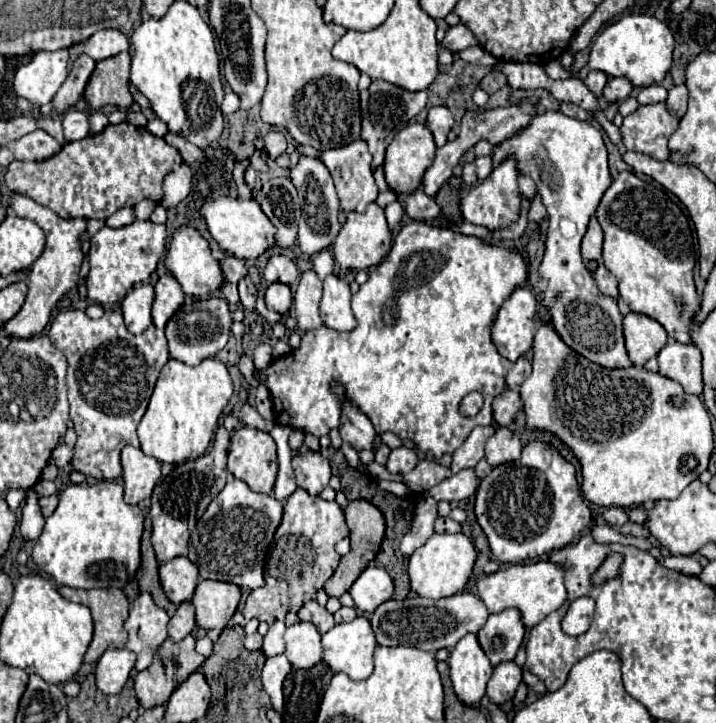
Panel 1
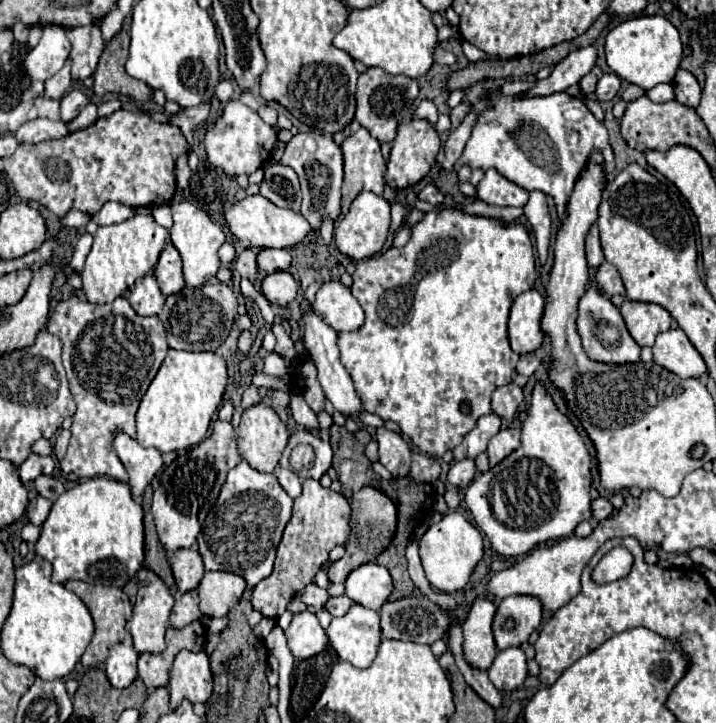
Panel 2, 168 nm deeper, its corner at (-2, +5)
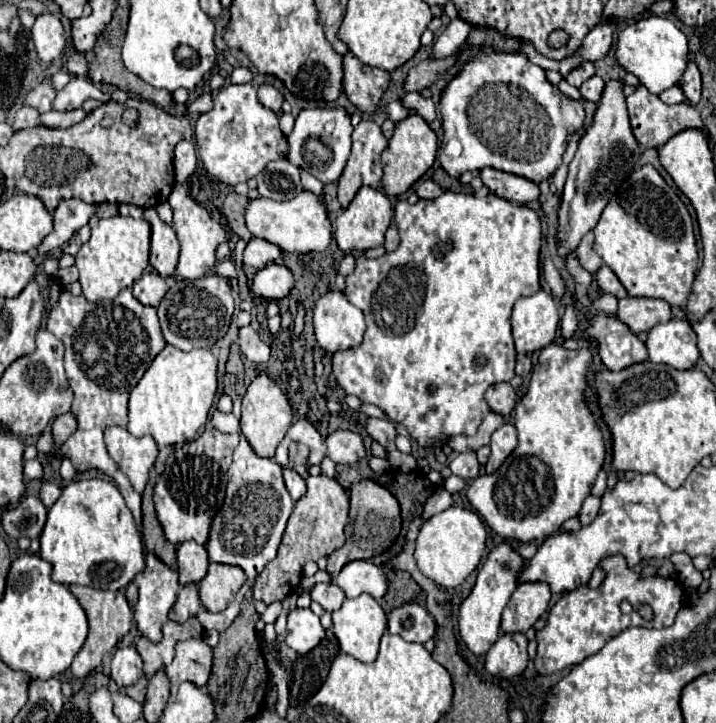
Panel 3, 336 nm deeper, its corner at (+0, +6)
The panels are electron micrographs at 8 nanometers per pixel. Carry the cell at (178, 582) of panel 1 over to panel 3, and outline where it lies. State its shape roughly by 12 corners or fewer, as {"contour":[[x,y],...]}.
{"contour":[[185,541],[177,549],[179,583],[207,575],[205,545]]}

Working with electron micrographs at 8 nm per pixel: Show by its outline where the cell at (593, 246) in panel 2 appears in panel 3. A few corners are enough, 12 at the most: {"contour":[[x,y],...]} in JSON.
{"contour":[[589,231],[579,247],[577,259],[589,273],[603,265],[593,251],[593,233]]}

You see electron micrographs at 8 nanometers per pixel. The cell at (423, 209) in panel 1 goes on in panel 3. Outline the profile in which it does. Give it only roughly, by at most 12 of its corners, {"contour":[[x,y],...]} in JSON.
{"contour":[[431,179],[419,181],[415,193],[421,199],[435,199],[443,193]]}

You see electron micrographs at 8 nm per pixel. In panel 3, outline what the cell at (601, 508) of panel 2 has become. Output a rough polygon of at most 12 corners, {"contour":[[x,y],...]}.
{"contour":[[595,495],[583,501],[579,517],[581,525],[597,517],[601,499]]}

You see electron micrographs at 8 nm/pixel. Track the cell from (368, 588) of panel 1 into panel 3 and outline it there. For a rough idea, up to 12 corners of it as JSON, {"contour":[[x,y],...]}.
{"contour":[[371,561],[347,563],[333,581],[351,597],[377,601],[387,593],[385,573]]}

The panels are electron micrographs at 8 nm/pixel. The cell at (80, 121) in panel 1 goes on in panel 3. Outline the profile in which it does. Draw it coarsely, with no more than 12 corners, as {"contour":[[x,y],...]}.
{"contour":[[73,77],[57,91],[55,111],[79,109],[85,99],[105,103],[111,95],[87,77]]}

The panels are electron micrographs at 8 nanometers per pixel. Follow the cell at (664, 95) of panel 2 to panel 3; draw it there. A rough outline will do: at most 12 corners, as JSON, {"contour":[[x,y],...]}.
{"contour":[[679,85],[663,91],[663,103],[683,103]]}

